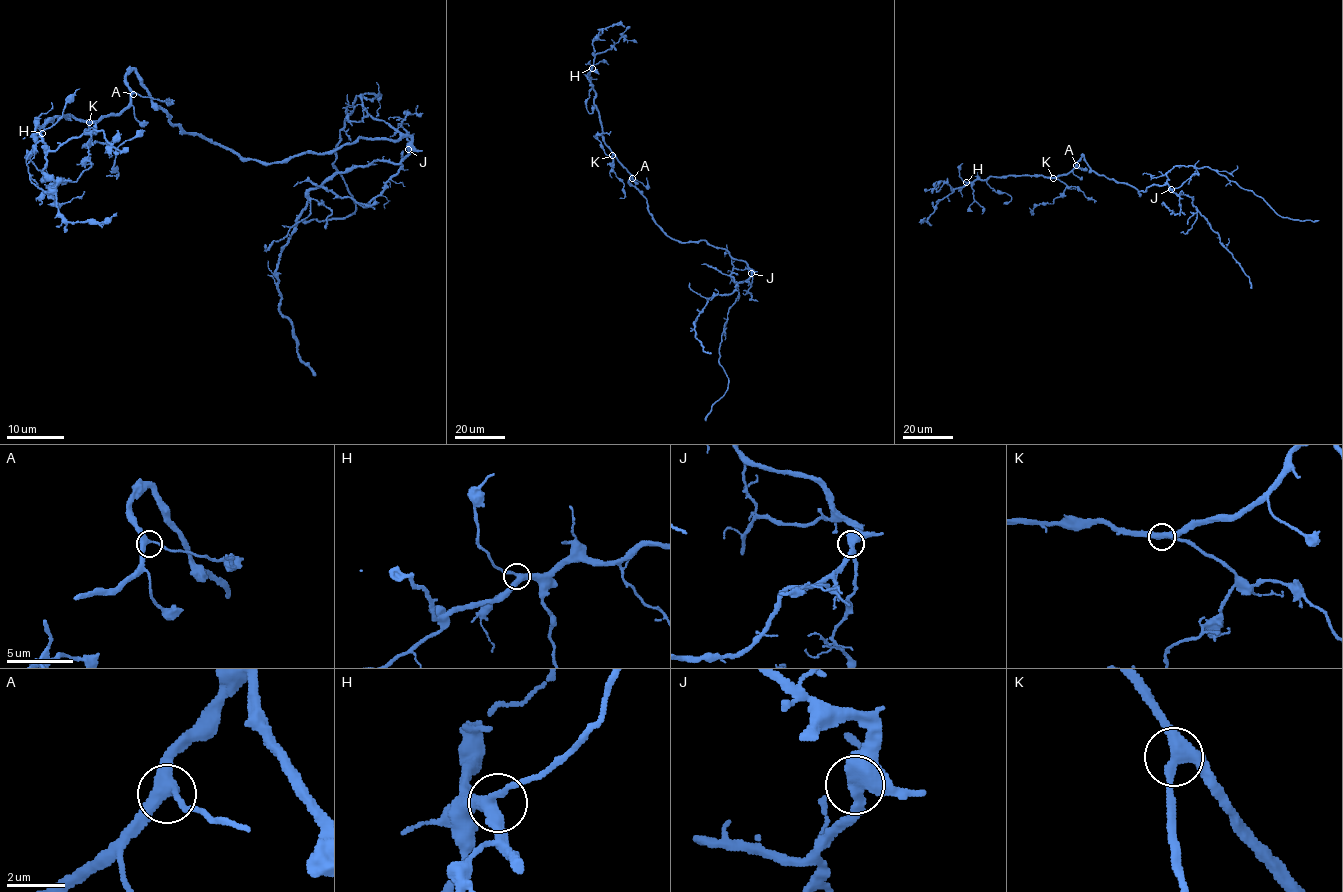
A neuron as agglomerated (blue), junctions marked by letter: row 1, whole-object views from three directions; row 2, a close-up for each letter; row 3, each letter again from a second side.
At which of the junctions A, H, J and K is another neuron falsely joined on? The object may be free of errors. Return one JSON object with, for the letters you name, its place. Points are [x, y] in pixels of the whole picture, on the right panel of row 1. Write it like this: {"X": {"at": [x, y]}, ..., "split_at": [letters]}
{"split_at": []}

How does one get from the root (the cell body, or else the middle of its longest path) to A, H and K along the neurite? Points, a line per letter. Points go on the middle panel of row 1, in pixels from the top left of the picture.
A: (670, 237), (649, 211), (647, 200), (629, 183), (632, 178)
H: (670, 237), (656, 223), (647, 200), (629, 183), (630, 173), (604, 142), (589, 77), (592, 68)
K: (670, 237), (649, 211), (647, 200), (629, 183), (630, 173), (612, 155)

